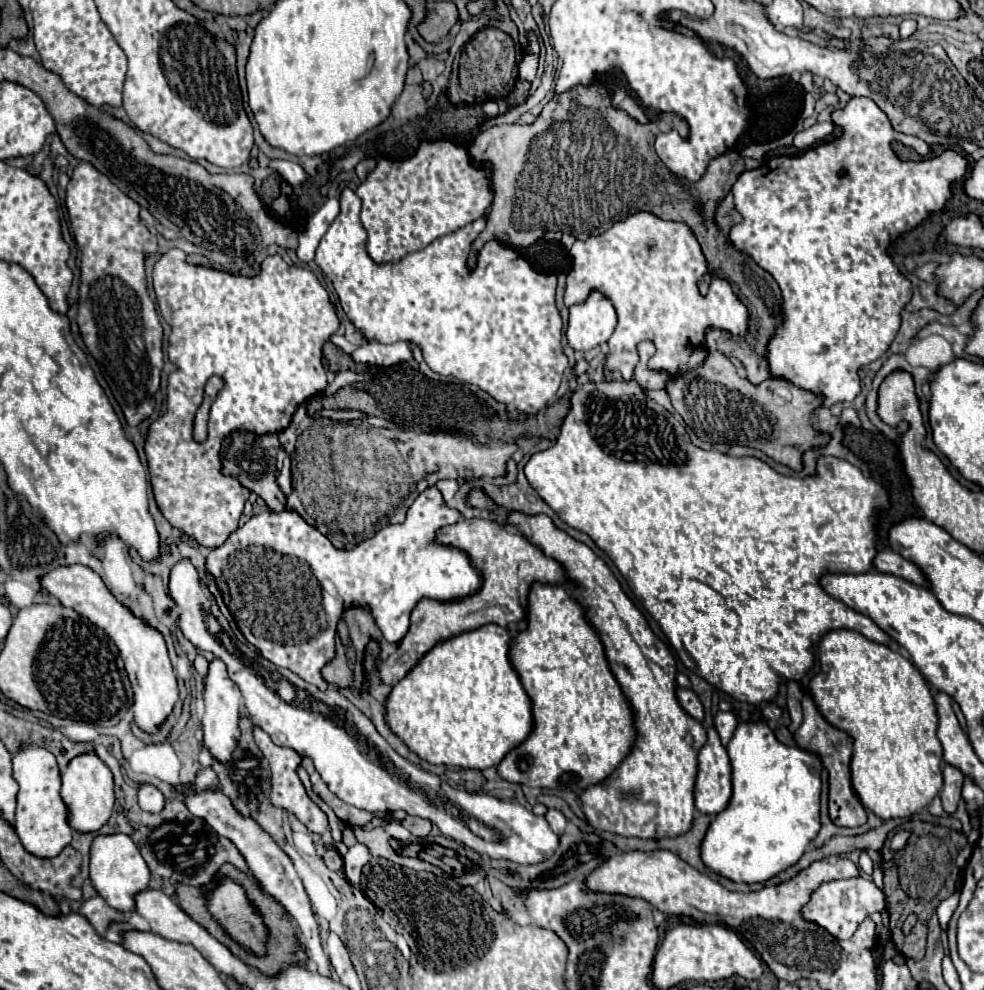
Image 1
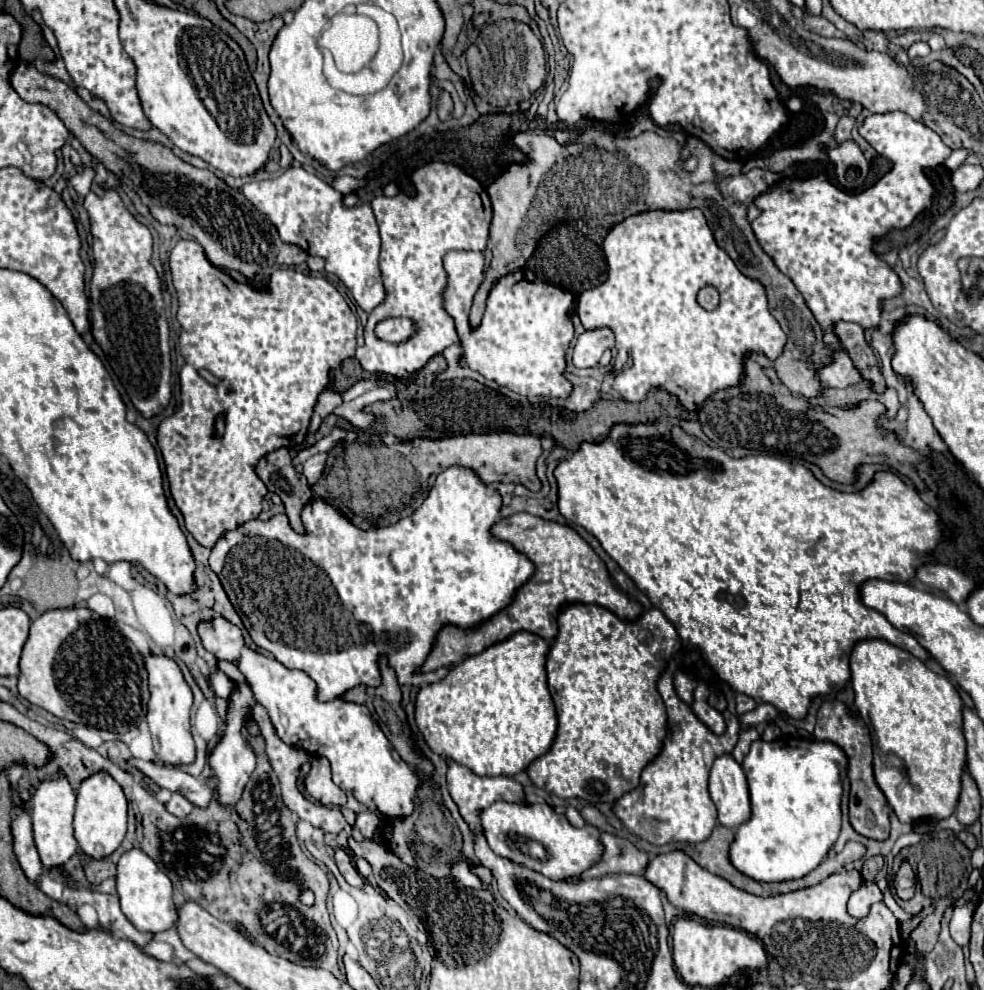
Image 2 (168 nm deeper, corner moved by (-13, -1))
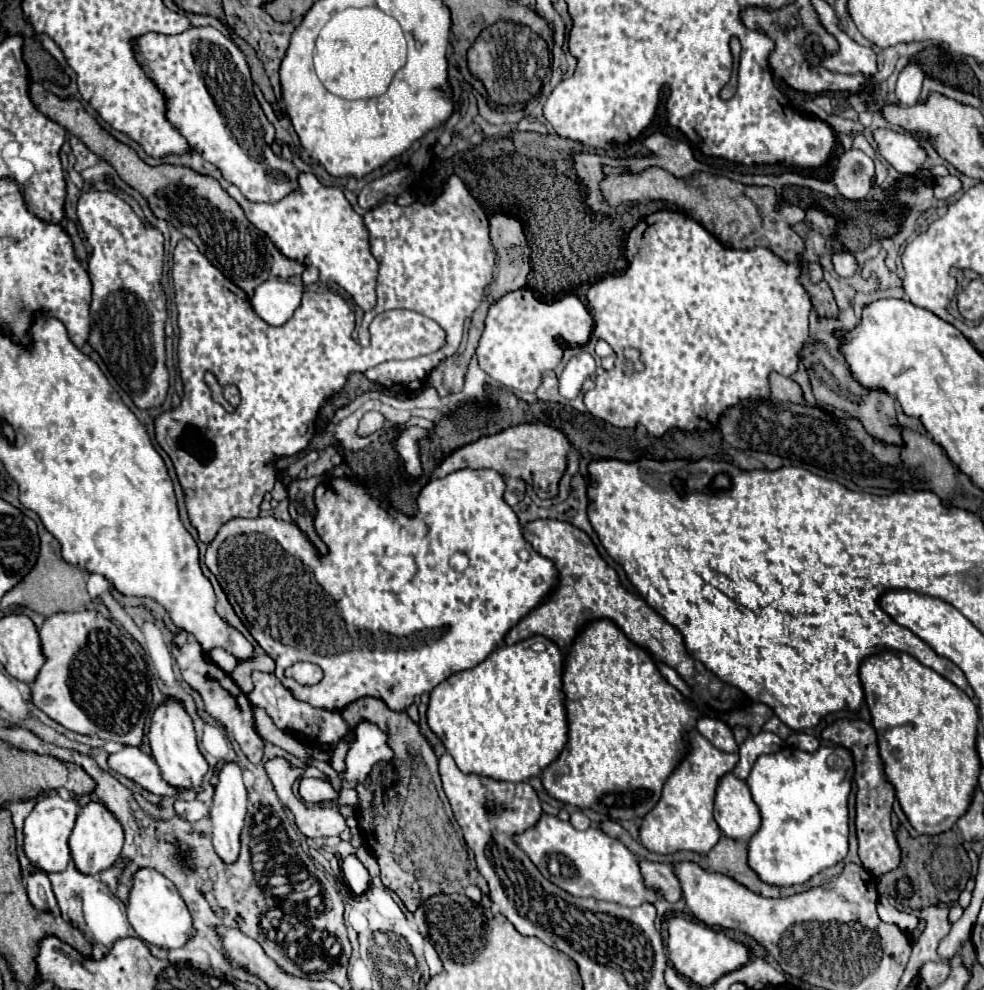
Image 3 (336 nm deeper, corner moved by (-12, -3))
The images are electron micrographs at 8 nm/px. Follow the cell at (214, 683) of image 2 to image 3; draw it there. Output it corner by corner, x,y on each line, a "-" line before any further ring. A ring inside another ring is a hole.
188,638
188,642
176,650
176,662
180,666
182,678
202,694
204,704
206,704
206,712
212,714
222,726
226,726
236,742
240,744
242,752
246,754
246,758
250,762
260,762
262,760
262,748
264,748
264,740
258,736
256,728
254,728
254,712
252,712
252,704
248,700
248,696
234,684
234,680
222,670
218,668
218,664
214,664
202,650
202,646
194,640

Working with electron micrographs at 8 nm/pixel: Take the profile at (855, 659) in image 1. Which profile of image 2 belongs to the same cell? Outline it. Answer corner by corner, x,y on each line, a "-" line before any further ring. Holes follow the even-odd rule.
885,640
857,642
851,652
851,684
855,690
855,708
869,722
875,741
875,780
901,822
919,818
943,820
955,812
961,794
961,776
965,768
967,744
963,736
963,700
955,686
929,670
919,658

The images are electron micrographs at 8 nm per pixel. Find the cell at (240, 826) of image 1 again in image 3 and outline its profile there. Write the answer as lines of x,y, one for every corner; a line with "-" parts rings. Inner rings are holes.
126,746
122,752
110,754
108,756
108,764
114,772
134,780
136,784
140,784
142,788
146,788
152,794
158,796
178,796
184,790
170,786
166,780
160,778
160,770
154,762
152,756
140,752
134,746

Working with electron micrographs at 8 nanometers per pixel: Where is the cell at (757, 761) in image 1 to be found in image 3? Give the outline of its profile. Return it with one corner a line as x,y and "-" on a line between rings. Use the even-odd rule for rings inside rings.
784,746
780,752
764,754
756,760
750,776
746,778
746,784
756,806
760,808
762,826
748,840
748,866
758,874
762,882
774,886
804,884
820,870
844,860
848,852
848,794
840,792
840,784
846,778
850,764
846,758
852,758
852,754
842,746
820,746
812,754

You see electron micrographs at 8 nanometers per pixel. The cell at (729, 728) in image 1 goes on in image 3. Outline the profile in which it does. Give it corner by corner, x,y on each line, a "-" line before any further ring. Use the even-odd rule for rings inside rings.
760,732
756,736
750,736
748,740
744,740
744,744
740,744
740,760
734,768
734,774
742,780
748,778
750,774
750,768
754,764
754,760
760,756
760,754
774,754
782,748
782,740
772,734
772,732

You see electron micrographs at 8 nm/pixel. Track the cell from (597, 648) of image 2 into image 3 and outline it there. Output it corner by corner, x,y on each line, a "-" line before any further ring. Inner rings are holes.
608,618
602,620
594,620
588,622
578,636
574,638
570,650
564,656
564,676
562,676
562,692
564,692
564,706
566,706
566,716
568,716
568,742
564,746
564,750
560,752
558,760
554,760
550,766
544,768
542,772
542,784
546,788
546,792
566,804
578,806
578,808
592,808
598,814
604,816
612,816
614,820
630,820
630,818
642,818
646,812
650,812
650,808
654,808
654,804
658,802
660,794
662,794
662,786
666,782
666,778
670,776
670,772
676,768
678,760
686,754
686,744
684,744
684,732
688,732
690,728
694,728
694,720
698,720
702,716
700,706
694,706
690,700
686,702
686,698
672,686
668,684
668,680
660,674
652,654
648,650
644,650
642,646
634,644
632,640
626,638
626,634

